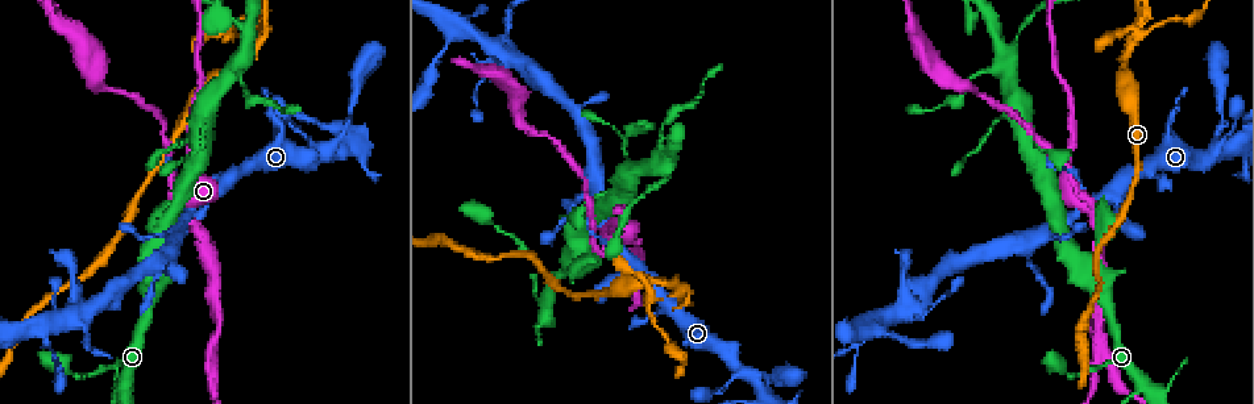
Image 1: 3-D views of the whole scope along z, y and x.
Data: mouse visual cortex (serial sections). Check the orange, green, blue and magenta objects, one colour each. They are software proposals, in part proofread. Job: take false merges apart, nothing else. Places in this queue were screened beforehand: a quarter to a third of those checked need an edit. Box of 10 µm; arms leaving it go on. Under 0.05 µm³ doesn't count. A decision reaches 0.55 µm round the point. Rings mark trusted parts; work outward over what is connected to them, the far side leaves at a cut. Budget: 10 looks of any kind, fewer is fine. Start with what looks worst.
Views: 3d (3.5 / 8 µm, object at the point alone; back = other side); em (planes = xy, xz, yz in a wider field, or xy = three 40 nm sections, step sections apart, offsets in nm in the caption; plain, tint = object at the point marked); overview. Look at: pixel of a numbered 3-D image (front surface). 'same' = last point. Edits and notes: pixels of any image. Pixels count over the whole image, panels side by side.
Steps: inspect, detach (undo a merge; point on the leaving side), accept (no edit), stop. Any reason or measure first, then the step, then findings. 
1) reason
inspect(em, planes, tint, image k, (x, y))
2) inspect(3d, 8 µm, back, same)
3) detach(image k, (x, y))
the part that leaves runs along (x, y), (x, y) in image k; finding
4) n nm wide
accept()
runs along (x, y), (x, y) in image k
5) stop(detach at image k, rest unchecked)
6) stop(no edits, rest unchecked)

a fork
inspect(3d, 3.5 µm, image 1, (1100, 341))

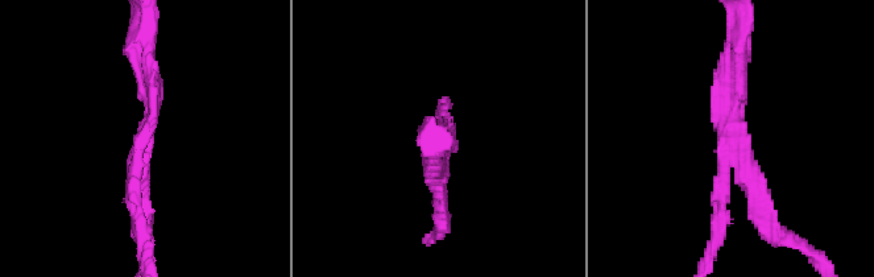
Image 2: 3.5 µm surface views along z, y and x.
3 arms; arms of 200, 250, 300 nm; now the EM
inspect(em, xy, step 3, tint, image 2, (148, 140))

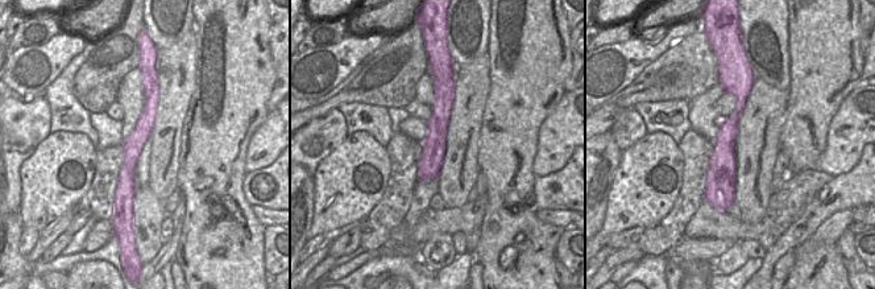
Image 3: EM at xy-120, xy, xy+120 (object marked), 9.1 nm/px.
detach(image 2, (146, 205))
a second cell is stuck on

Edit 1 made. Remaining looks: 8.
four or more arms meet
inspect(3d, 3.5 µm, image 1, (78, 310))

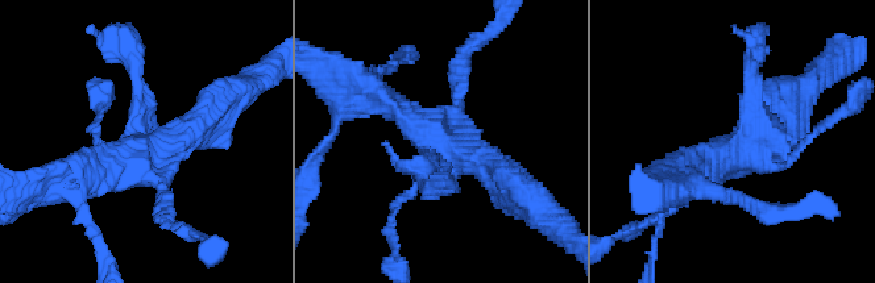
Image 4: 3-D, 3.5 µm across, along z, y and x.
need the tissue
inspect(em, xy, step 2, tint, image 4, (739, 153))

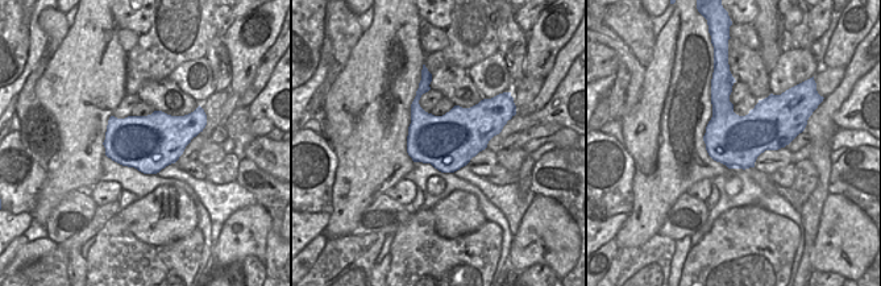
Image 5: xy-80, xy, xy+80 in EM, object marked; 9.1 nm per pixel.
accept()
runs along (511, 191), (378, 96) in image 4; all the same cell

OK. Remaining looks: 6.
sharp bend
inspect(3d, 3.5 µm, back, image 1, (233, 34))

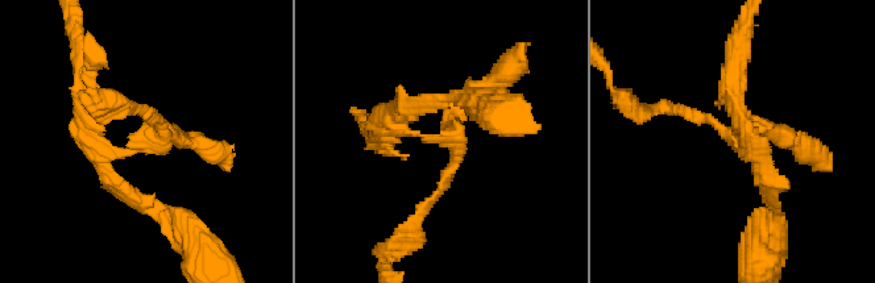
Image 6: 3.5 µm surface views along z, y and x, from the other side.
inspect(em, xy, step 5, tint, image 6, (443, 136))

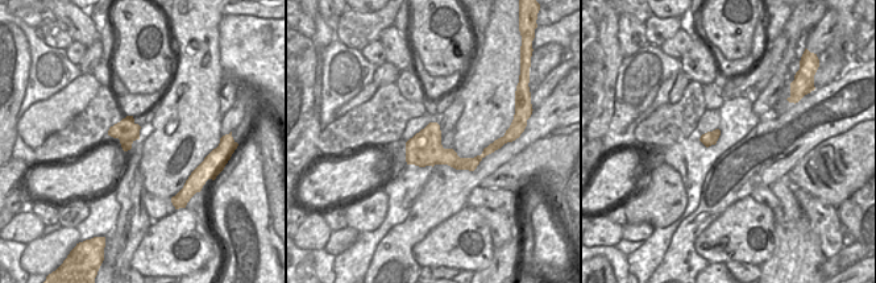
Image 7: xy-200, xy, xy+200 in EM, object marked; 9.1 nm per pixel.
cut it another way
inspect(em, planes, tint, same)

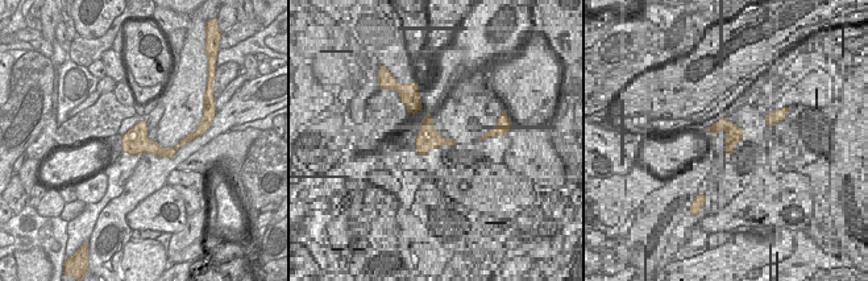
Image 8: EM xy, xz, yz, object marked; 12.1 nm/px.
detach(image 6, (767, 128))
the part that leaves runs along (410, 132), (455, 145), (455, 166), (422, 205) in image 6; two cells meet here

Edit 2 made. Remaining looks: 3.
thick turns thin
inspect(3d, 3.5 µm, image 1, (669, 175))

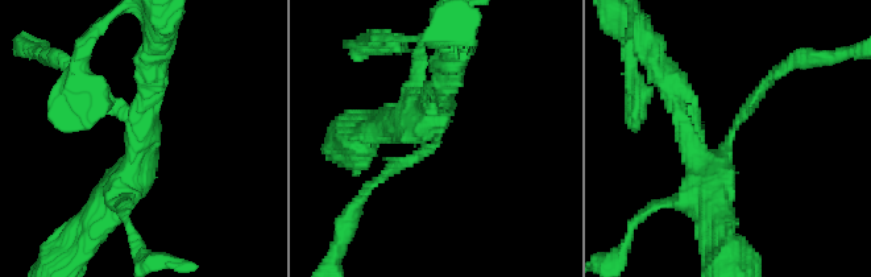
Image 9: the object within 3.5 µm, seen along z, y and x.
3 arms; arms of 150, 250, 450 nm
inspect(em, planes, tint, image 9, (733, 134))

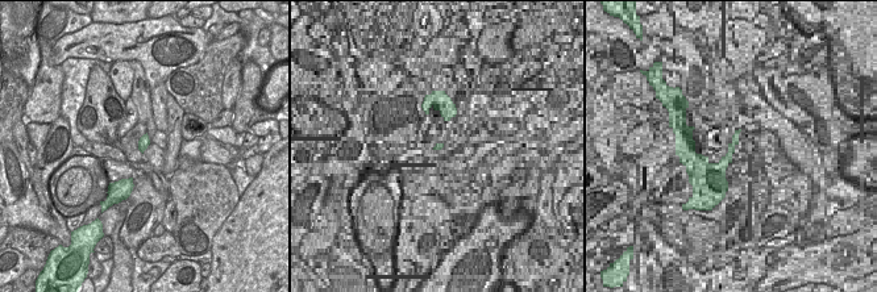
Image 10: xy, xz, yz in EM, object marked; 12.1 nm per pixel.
inspect(em, xy, step 5, tint, same)

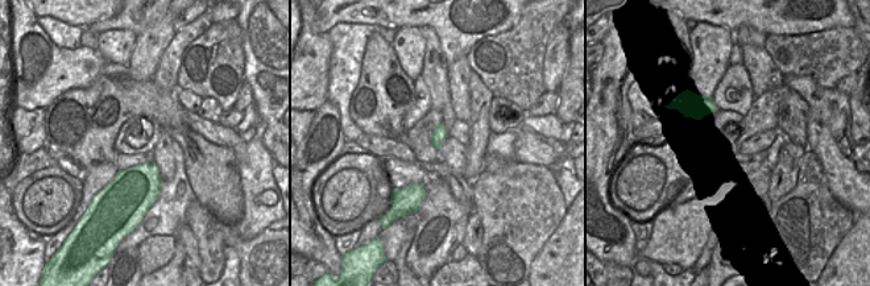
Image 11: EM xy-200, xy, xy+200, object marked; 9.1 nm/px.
detach(image 9, (747, 108))
a second cell is stuck on

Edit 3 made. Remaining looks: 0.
stop(detach at image 2, detach at image 6, detach at image 9, rest unchecked)

